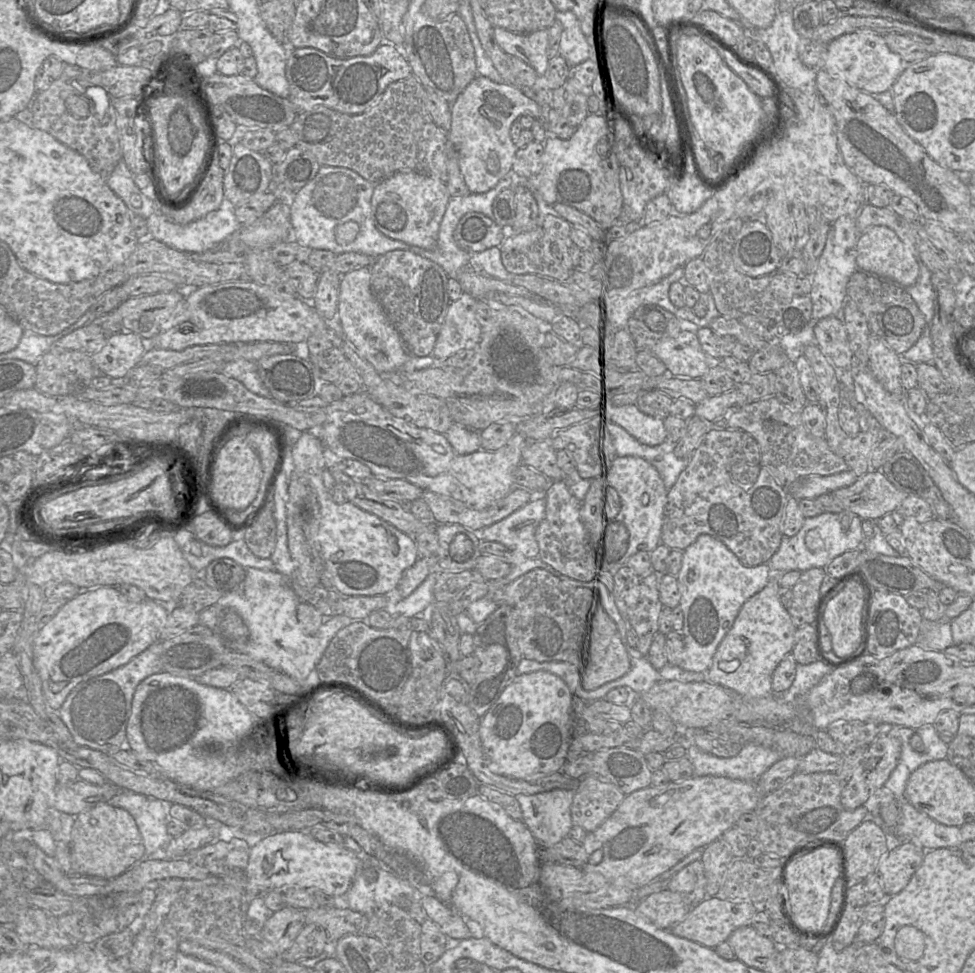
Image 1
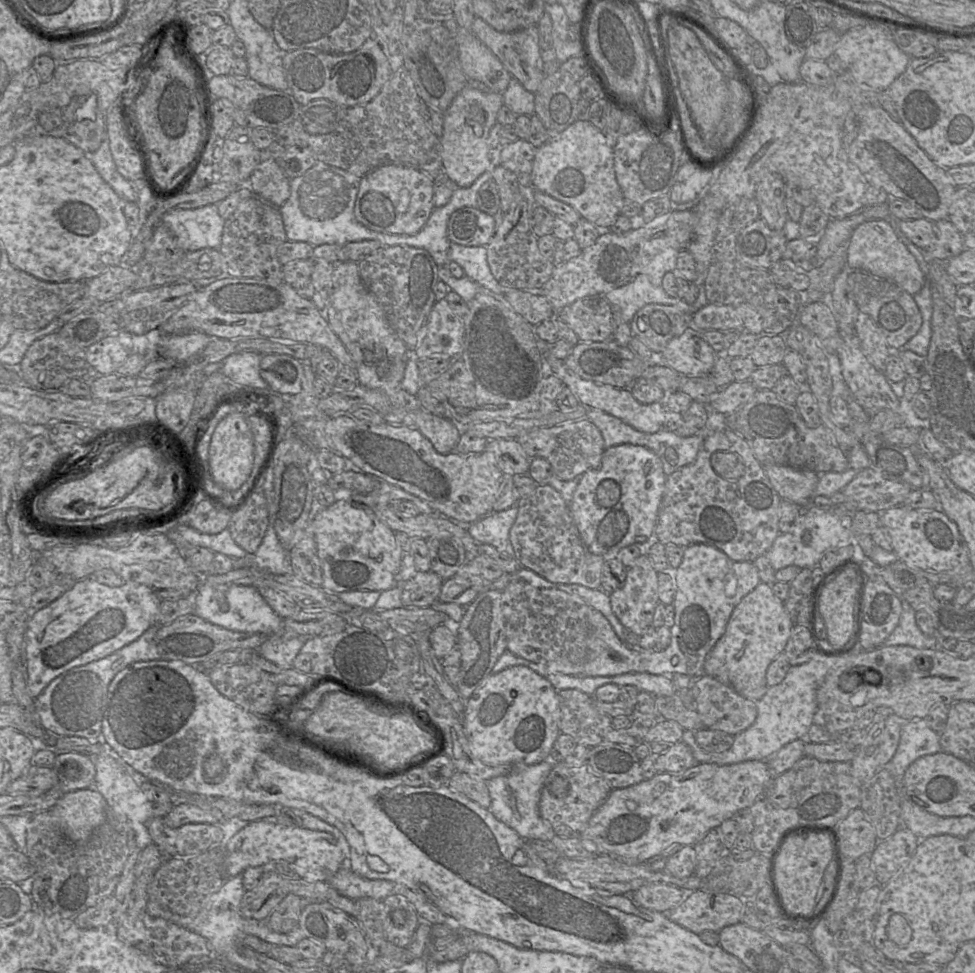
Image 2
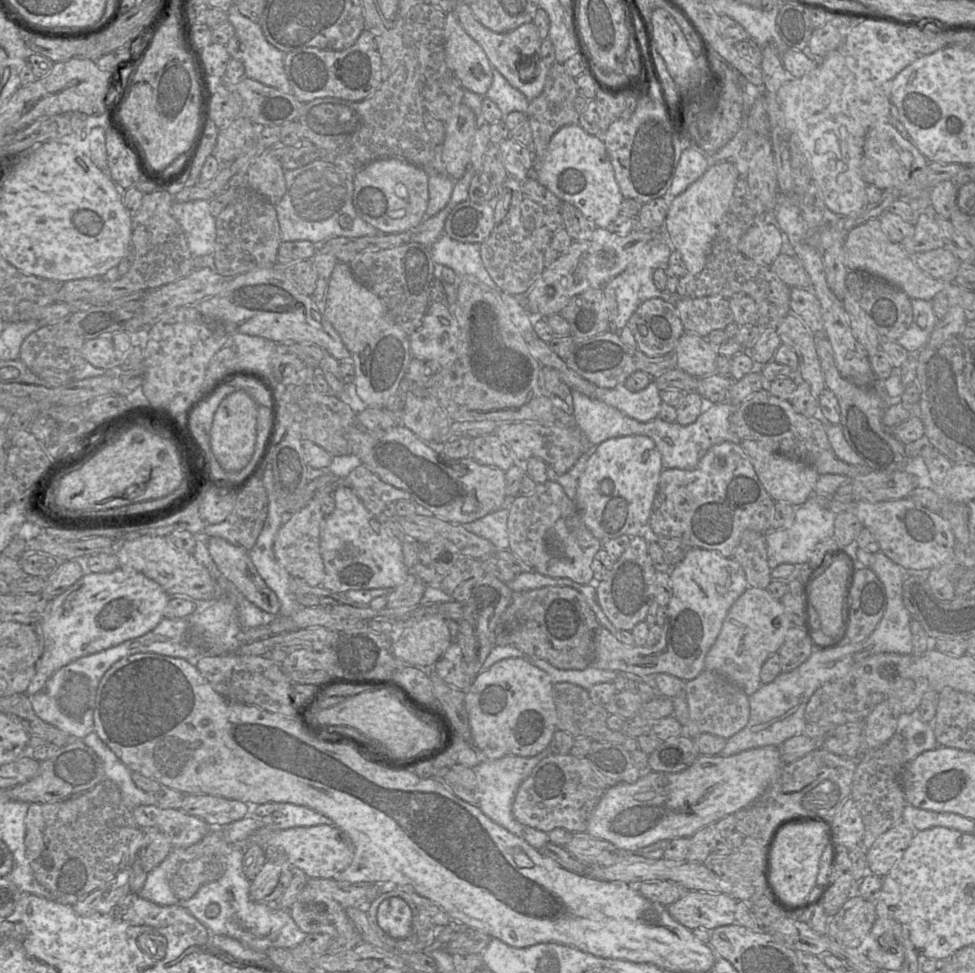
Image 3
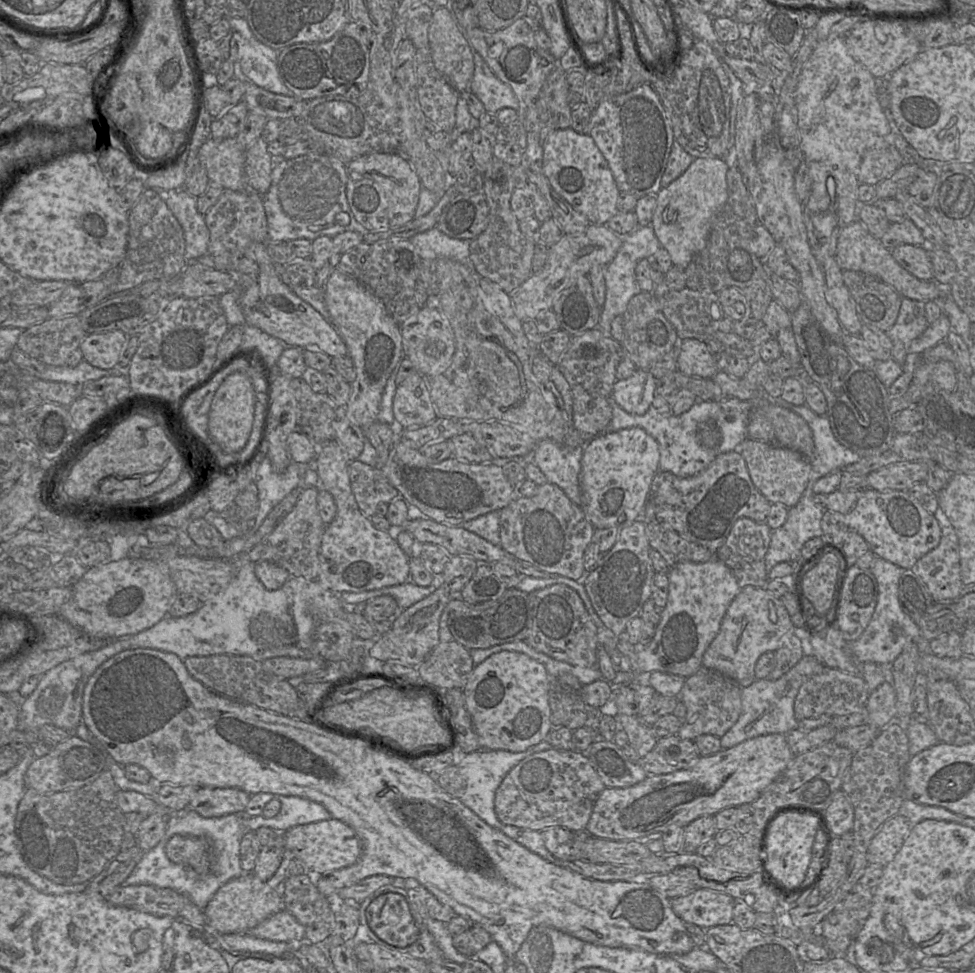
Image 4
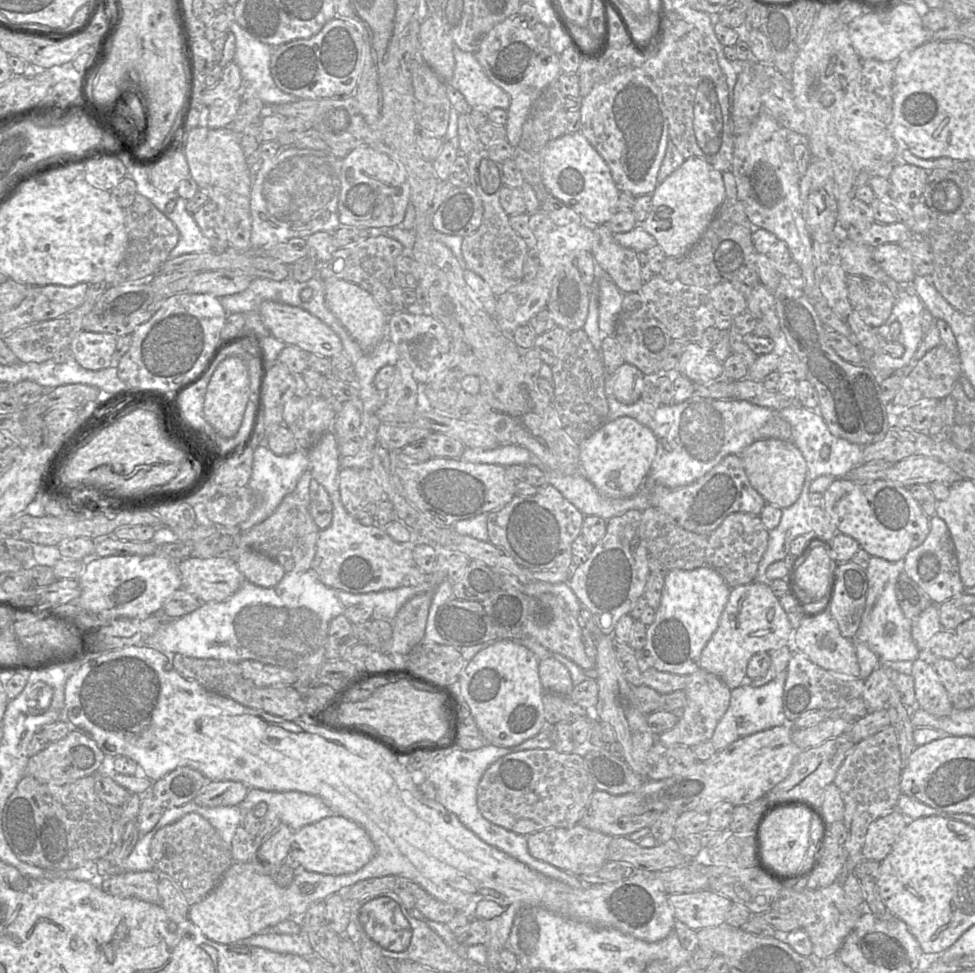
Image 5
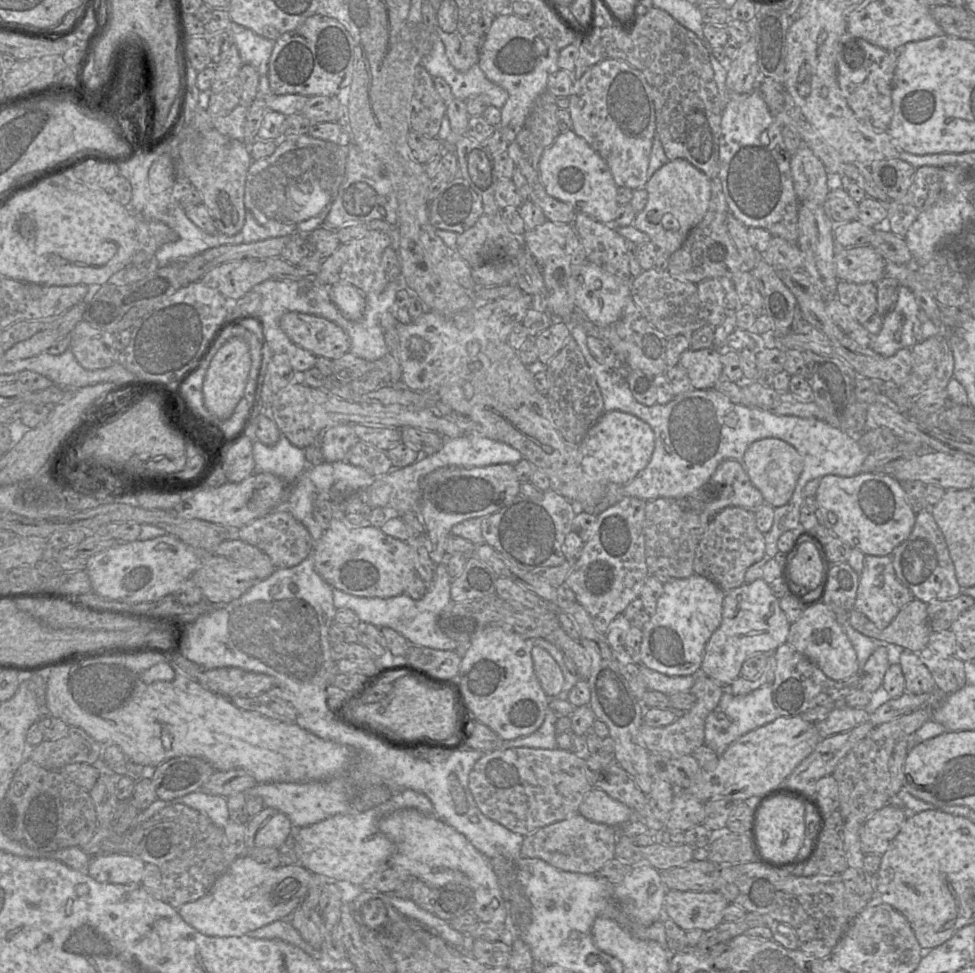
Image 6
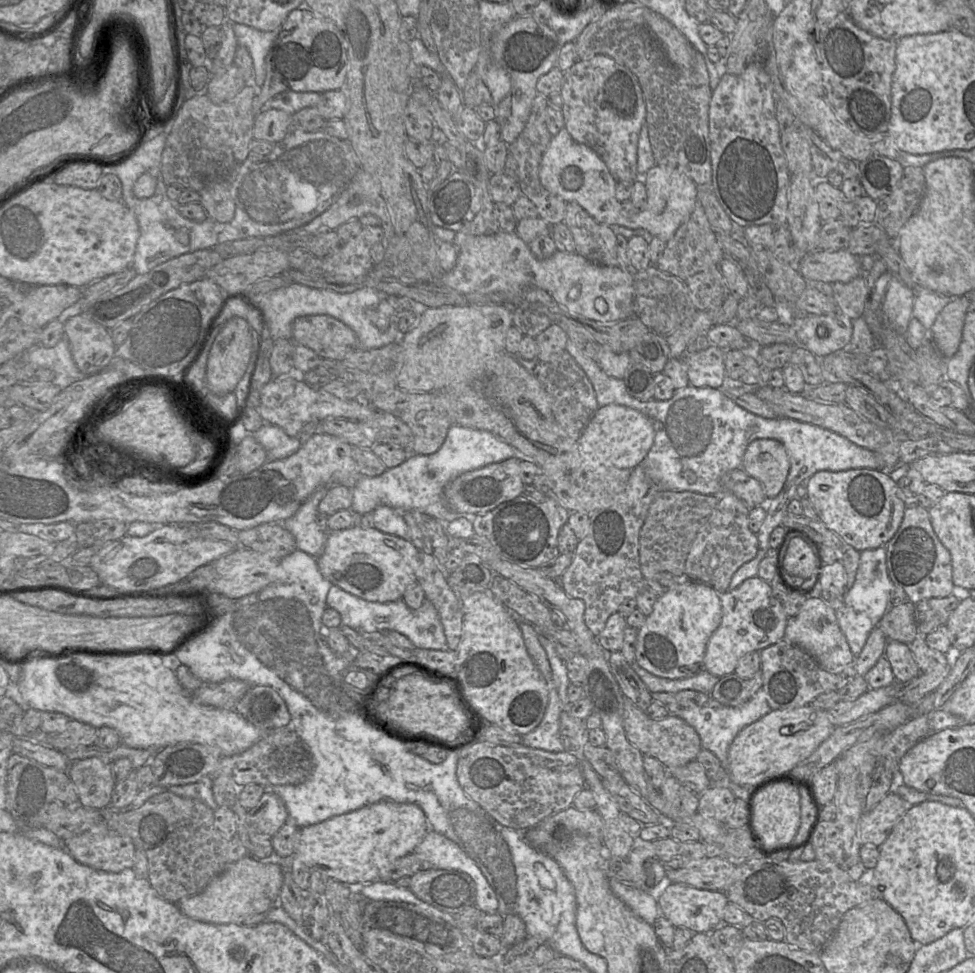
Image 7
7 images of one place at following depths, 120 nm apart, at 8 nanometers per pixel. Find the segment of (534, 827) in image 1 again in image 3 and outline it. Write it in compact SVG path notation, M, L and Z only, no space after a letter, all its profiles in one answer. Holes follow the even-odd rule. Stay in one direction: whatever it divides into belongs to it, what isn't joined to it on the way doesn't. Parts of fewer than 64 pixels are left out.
M546 748L533 757L506 755L495 760L482 760L473 768L479 790L478 807L481 811L492 821L520 837L537 850L549 841L548 833L518 822L512 814L512 805L521 783L531 774L535 766L550 754L550 749Z

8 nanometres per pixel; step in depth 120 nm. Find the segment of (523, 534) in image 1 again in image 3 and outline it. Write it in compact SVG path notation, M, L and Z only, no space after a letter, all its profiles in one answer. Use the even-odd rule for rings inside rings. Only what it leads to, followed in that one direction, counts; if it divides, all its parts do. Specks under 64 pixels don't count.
M505 505L501 509L491 512L480 519L461 525L467 531L489 540L498 550L508 550L508 515L508 505Z

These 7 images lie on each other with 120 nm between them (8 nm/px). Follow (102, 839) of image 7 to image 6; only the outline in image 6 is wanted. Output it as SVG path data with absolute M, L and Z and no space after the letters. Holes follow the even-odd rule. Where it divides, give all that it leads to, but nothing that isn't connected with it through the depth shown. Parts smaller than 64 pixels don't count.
M123 853L90 857L88 874L96 881L141 884L145 863L140 858Z

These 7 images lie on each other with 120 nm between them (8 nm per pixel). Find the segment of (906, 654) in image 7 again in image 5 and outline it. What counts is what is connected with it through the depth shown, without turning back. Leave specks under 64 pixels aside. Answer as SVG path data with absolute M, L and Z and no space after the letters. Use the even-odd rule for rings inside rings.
M920 658L911 663L918 707L936 717L949 716L953 705L937 672L931 664Z

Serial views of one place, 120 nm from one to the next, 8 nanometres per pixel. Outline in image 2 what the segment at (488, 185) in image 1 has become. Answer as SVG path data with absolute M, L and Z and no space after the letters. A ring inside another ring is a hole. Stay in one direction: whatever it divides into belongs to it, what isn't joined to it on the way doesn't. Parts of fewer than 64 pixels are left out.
M465 86L443 113L440 137L443 174L456 186L469 187L483 173L499 165L500 149L490 146L490 131L497 123L497 113L503 105L502 93L485 93Z

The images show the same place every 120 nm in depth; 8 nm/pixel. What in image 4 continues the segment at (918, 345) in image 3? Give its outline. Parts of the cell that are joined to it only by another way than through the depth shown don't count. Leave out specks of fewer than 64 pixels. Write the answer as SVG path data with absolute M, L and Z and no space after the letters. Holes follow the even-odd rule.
M903 298L896 324L889 330L889 339L892 343L902 342L908 353L911 342L921 336L928 326L925 303Z

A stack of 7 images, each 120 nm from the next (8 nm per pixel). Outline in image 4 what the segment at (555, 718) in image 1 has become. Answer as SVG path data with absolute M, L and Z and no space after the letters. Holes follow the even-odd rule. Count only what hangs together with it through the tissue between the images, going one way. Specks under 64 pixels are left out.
M500 651L475 665L462 690L480 749L523 752L546 740L553 728L549 683L545 666L521 652Z

